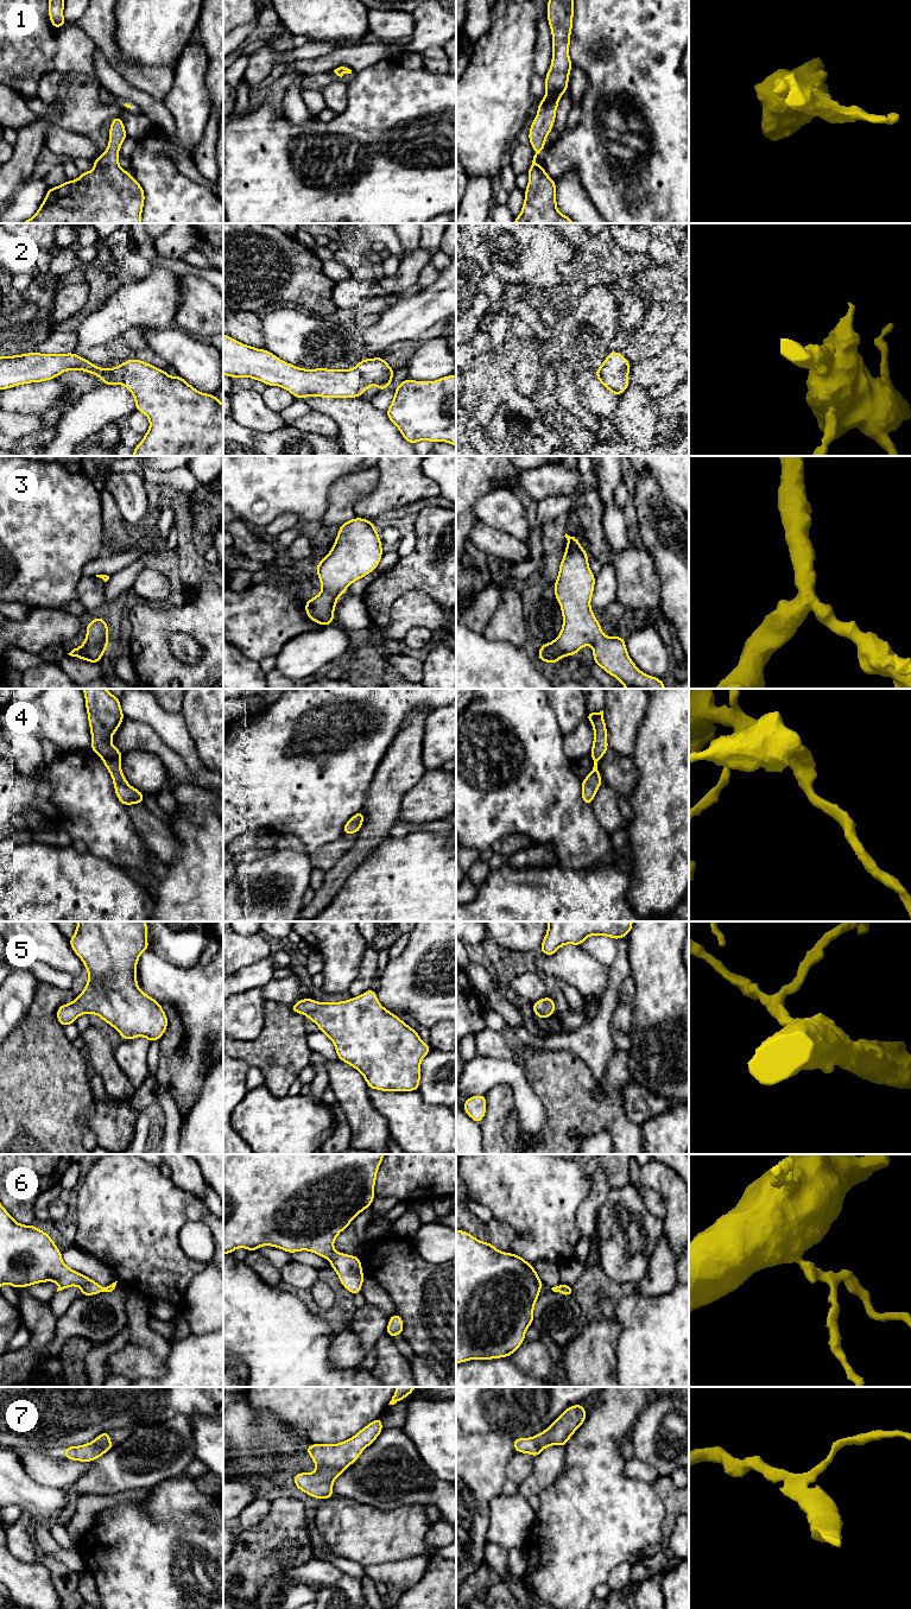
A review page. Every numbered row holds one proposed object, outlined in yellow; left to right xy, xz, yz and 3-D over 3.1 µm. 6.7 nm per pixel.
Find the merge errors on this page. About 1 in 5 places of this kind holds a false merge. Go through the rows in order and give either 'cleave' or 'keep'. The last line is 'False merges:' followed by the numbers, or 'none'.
1: keep
2: keep
3: keep
4: keep
5: keep
6: keep
7: keep
False merges: none

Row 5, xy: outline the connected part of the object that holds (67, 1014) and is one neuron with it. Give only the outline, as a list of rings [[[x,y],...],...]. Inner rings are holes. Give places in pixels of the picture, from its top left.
[[[77,921],[69,943],[88,970],[88,982],[75,1001],[58,1007],[59,1025],[75,1024],[81,1014],[96,1014],[125,1040],[141,1035],[151,1044],[160,1039],[169,1025],[167,1016],[162,1005],[141,992],[137,982],[138,959],[150,949],[146,921]]]

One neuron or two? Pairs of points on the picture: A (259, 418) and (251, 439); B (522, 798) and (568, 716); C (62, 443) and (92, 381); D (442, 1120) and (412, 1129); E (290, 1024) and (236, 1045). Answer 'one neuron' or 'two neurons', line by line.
A: two neurons
B: two neurons
C: two neurons
D: one neuron
E: one neuron

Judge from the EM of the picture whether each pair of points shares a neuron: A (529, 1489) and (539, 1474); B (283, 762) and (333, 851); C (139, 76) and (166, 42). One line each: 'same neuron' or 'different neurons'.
A: same neuron
B: different neurons
C: different neurons

